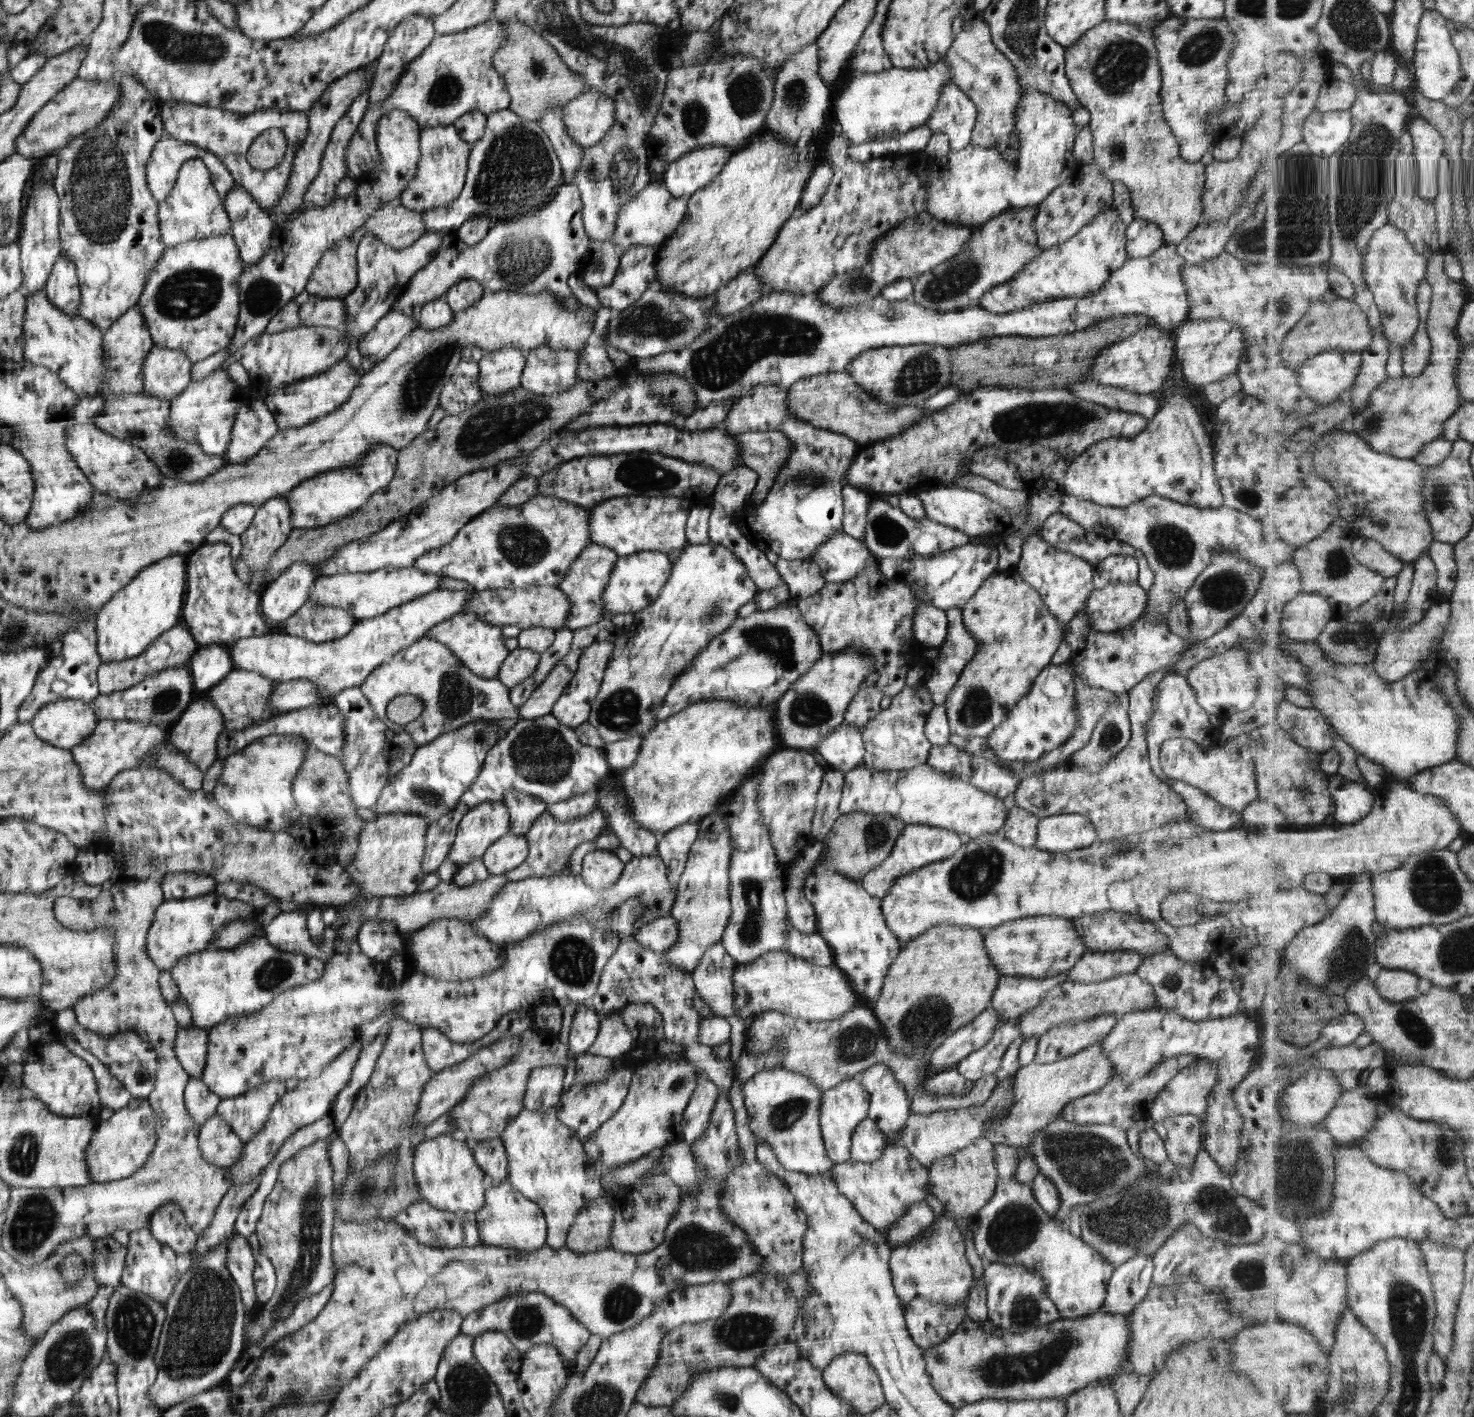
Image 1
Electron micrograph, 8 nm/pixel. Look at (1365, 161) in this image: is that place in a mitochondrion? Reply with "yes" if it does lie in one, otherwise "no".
yes

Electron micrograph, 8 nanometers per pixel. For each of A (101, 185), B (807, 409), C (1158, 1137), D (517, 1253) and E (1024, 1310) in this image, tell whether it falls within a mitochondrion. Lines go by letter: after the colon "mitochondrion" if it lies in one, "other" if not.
A: mitochondrion
B: other
C: other
D: other
E: mitochondrion

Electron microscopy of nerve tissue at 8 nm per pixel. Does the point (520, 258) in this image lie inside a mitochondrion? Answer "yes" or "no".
yes

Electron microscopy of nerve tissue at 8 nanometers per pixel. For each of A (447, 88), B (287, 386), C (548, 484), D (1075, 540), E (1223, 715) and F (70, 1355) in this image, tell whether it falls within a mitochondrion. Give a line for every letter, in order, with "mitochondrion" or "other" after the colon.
A: mitochondrion
B: other
C: mitochondrion
D: mitochondrion
E: other
F: mitochondrion

